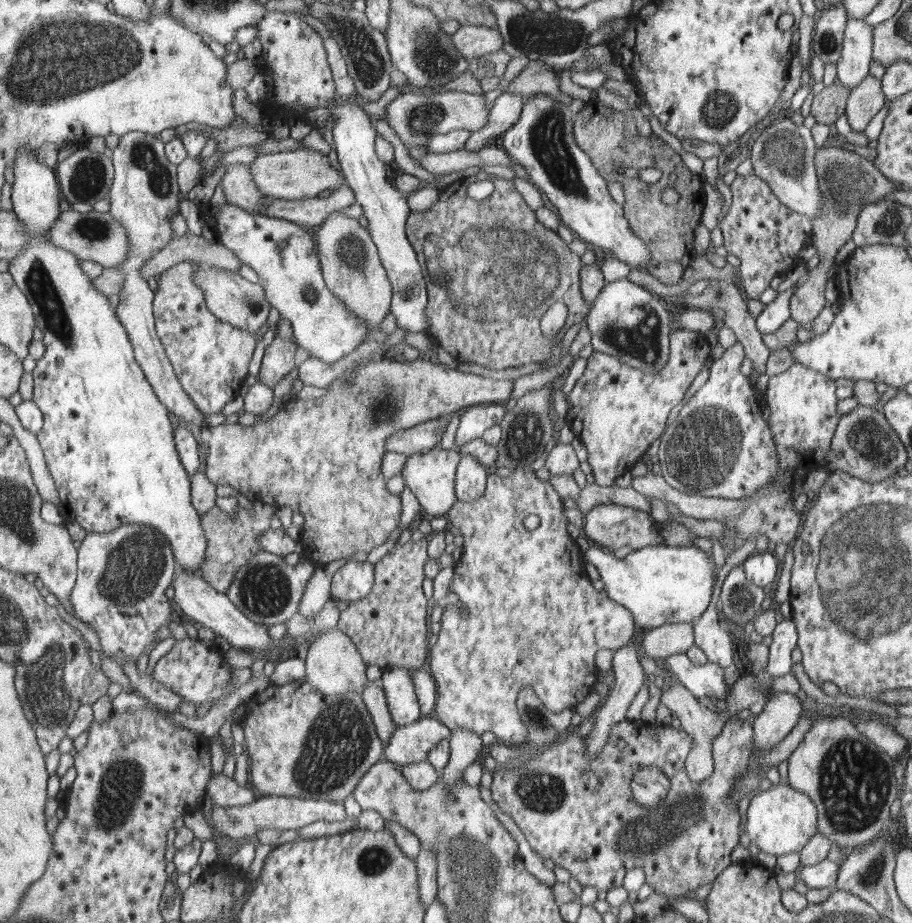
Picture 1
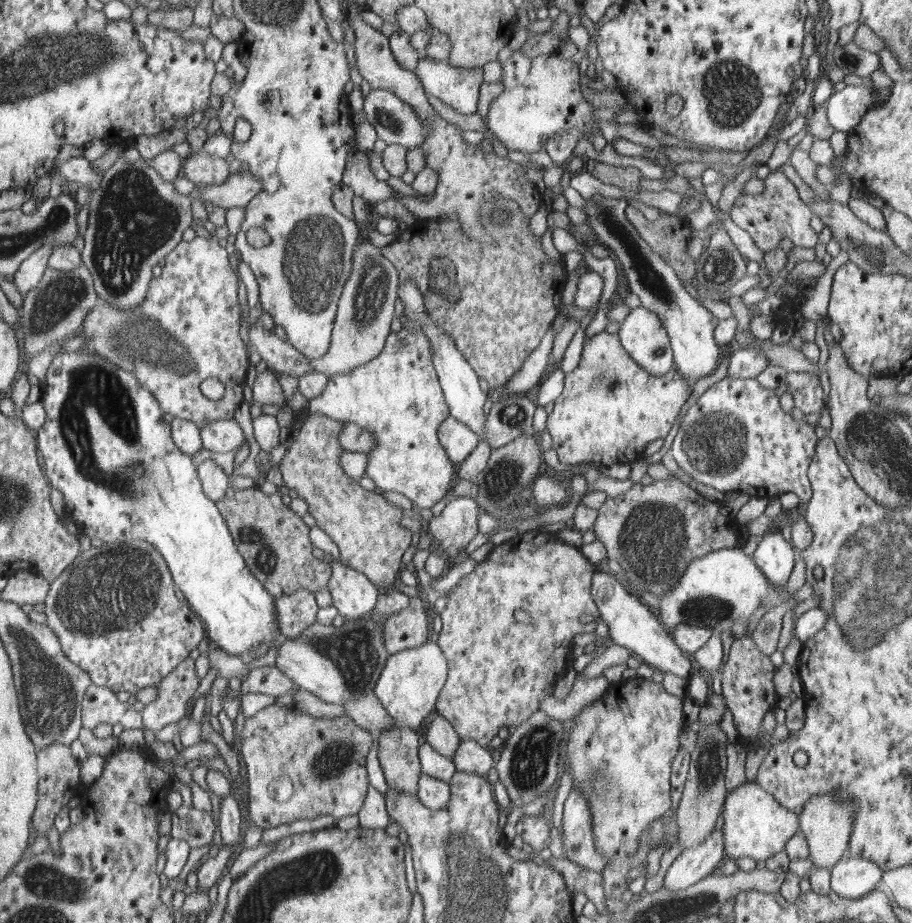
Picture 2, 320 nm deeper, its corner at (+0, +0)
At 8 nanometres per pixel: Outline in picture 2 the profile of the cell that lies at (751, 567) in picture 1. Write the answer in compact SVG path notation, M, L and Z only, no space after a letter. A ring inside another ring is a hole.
M779 530L766 532L758 544L753 558L760 572L774 588L787 586L789 576L794 568L795 552Z

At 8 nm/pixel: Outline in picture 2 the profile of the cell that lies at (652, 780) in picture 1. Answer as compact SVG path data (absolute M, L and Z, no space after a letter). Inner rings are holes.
M634 677L631 679L624 679L621 681L614 681L609 683L607 691L598 700L592 701L591 704L586 704L584 709L574 720L574 726L570 728L570 734L566 742L566 759L562 760L565 764L565 770L569 770L572 773L573 786L579 788L579 791L587 798L589 809L591 812L593 841L597 854L602 854L608 859L608 864L603 868L602 874L602 886L604 888L605 896L612 898L612 900L621 900L622 894L628 890L628 874L630 874L632 857L636 855L636 846L638 846L638 840L640 836L643 836L645 829L648 829L650 822L656 821L656 818L660 818L670 806L673 806L673 792L674 787L670 786L671 778L670 770L673 770L673 763L677 753L680 749L680 732L682 732L682 726L684 726L684 712L682 712L682 700L676 697L674 694L670 694L666 691L666 688L661 683L655 683L653 679Z

